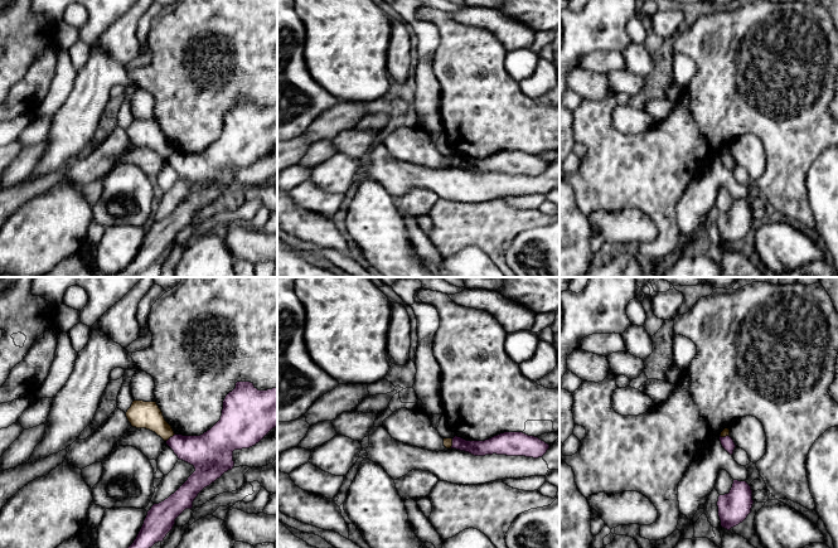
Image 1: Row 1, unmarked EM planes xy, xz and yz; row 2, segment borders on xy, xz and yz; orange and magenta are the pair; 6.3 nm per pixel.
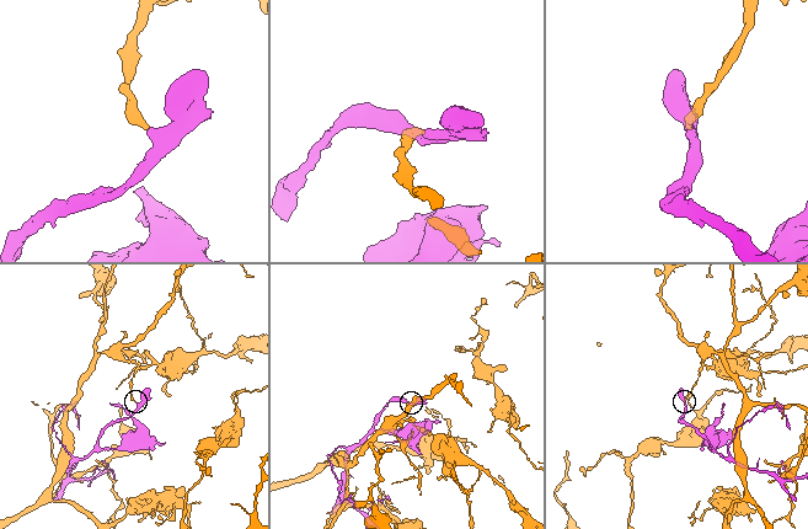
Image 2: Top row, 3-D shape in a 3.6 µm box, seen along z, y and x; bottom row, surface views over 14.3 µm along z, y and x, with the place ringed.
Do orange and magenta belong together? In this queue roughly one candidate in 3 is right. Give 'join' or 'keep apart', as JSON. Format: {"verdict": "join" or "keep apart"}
{"verdict": "keep apart"}

